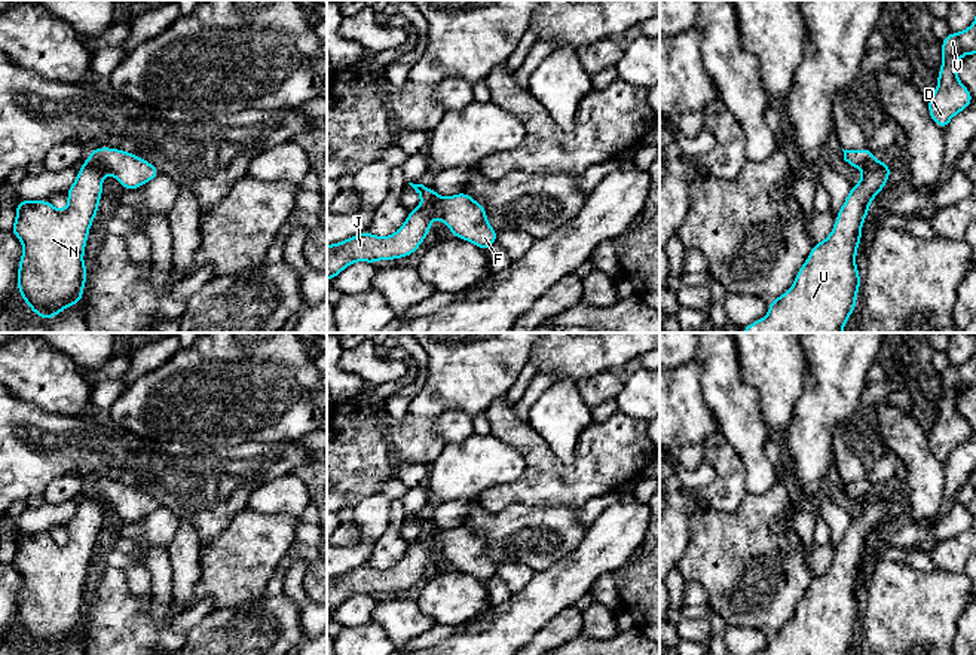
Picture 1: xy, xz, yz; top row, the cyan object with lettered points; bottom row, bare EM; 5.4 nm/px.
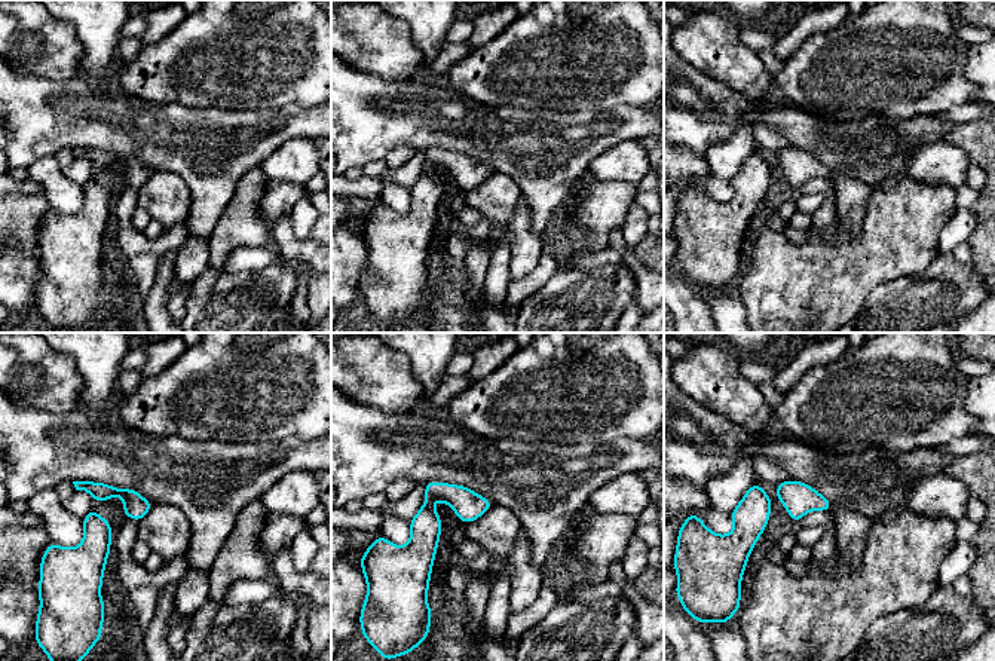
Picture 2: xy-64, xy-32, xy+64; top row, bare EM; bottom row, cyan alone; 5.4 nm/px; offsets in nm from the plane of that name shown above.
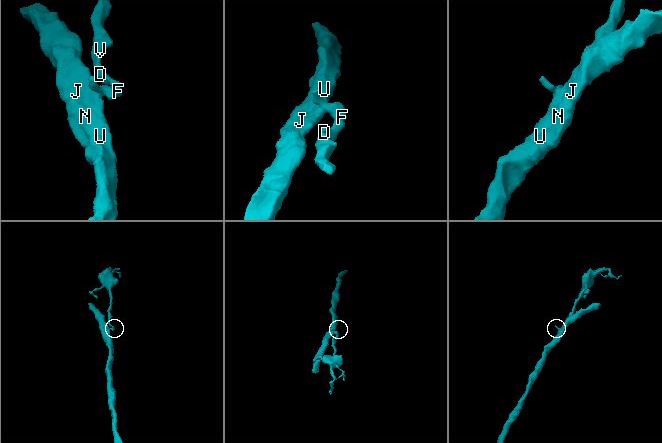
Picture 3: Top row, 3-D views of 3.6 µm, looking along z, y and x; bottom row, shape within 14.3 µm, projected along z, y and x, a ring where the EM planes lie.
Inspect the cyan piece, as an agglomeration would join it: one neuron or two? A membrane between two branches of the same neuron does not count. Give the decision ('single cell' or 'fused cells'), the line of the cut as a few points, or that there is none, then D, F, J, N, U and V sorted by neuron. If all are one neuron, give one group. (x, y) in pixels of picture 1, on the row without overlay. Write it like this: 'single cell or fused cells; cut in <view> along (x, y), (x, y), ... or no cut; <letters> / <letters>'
fused cells; cut in xy along (89, 489), (106, 504); D F V / J N U

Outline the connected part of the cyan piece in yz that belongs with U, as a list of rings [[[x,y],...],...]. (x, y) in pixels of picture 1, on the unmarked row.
[[[875,490],[863,501],[862,512],[854,517],[842,536],[832,564],[823,575],[816,575],[807,594],[795,609],[793,618],[778,631],[770,633],[765,651],[755,655],[847,655],[857,640],[860,622],[856,587],[862,575],[862,560],[869,547],[869,536],[885,520],[890,511],[890,496]]]

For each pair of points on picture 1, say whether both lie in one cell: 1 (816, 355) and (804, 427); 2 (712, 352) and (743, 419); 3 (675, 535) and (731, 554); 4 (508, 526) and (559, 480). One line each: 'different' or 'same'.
1: same
2: same
3: different
4: different

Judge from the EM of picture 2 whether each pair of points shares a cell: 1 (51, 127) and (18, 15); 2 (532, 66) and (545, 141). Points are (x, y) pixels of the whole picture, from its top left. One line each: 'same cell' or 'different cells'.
1: different cells
2: different cells

